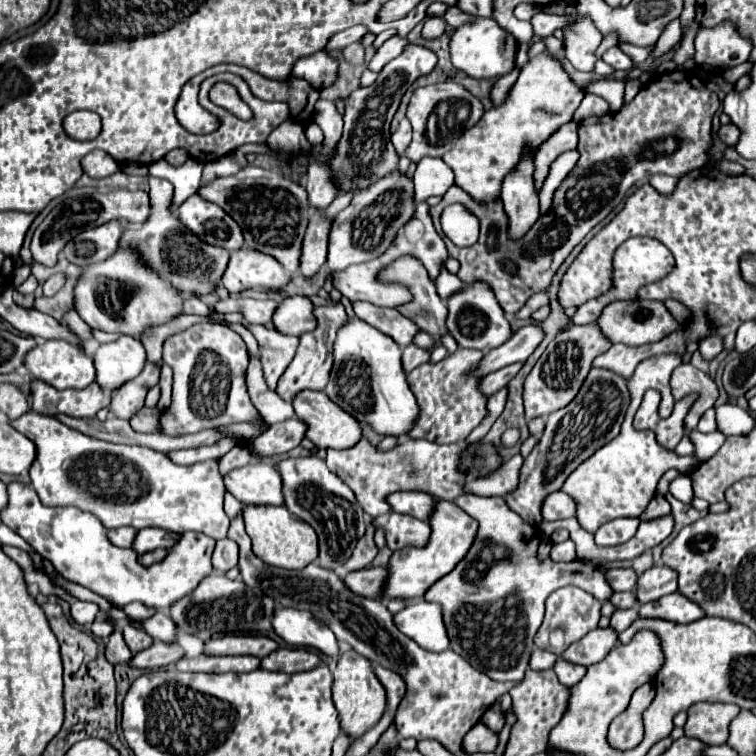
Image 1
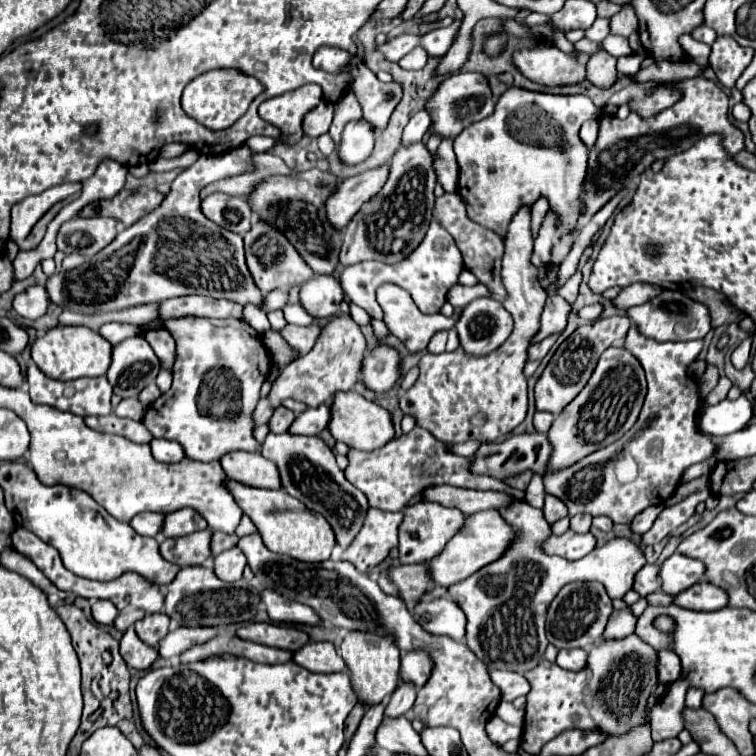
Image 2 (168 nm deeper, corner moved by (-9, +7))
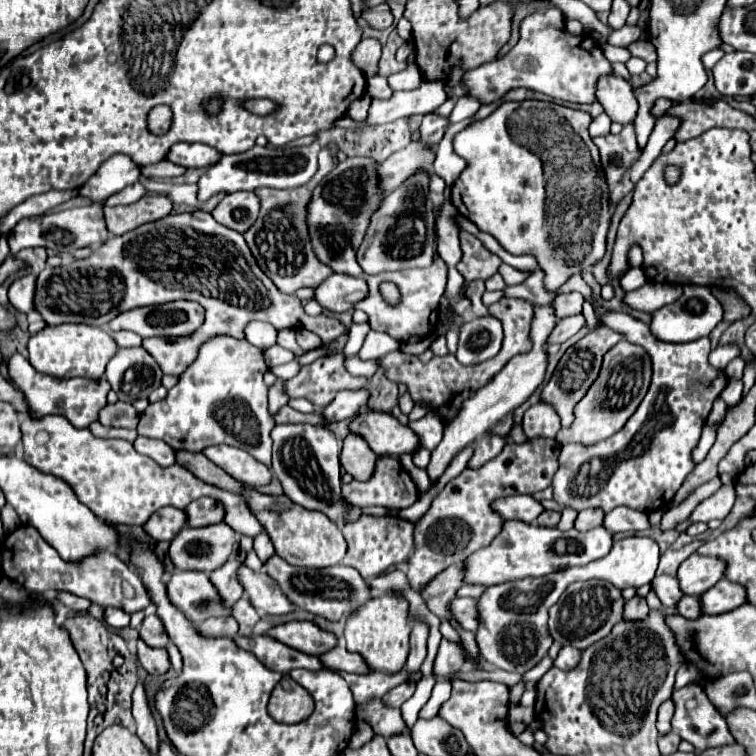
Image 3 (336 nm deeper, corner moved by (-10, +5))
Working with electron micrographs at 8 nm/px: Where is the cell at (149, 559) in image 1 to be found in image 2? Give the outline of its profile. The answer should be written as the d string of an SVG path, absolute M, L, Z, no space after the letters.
M210 530L194 532L192 536L166 538L160 544L160 554L178 566L198 566L206 564L210 558Z

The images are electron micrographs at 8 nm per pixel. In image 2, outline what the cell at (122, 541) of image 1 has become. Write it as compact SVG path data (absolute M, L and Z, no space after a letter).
M142 512L130 520L130 526L140 534L140 536L158 536L162 528L164 514L156 512Z

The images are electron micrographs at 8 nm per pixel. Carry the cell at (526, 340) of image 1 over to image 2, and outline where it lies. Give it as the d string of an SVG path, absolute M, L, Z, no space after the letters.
M558 294L550 296L550 298L546 300L546 304L544 304L544 312L542 312L538 336L534 336L532 342L538 344L538 342L542 342L542 340L548 338L548 336L560 334L560 332L566 328L568 312L570 312L570 304L568 304L568 302L564 302Z

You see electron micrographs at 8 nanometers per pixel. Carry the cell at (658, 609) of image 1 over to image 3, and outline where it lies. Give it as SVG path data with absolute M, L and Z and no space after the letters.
M719 580L711 590L701 594L701 606L705 614L725 614L747 602L747 590L741 584Z

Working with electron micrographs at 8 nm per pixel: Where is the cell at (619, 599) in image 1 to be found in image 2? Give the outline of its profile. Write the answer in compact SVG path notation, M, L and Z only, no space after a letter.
M652 592L652 594L646 596L646 600L652 606L670 606L672 604L672 596L668 596L664 592Z

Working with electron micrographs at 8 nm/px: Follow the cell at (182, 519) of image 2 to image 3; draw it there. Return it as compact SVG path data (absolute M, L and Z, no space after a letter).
M199 498L191 502L187 508L187 526L209 526L219 524L225 518L225 508L215 498Z

